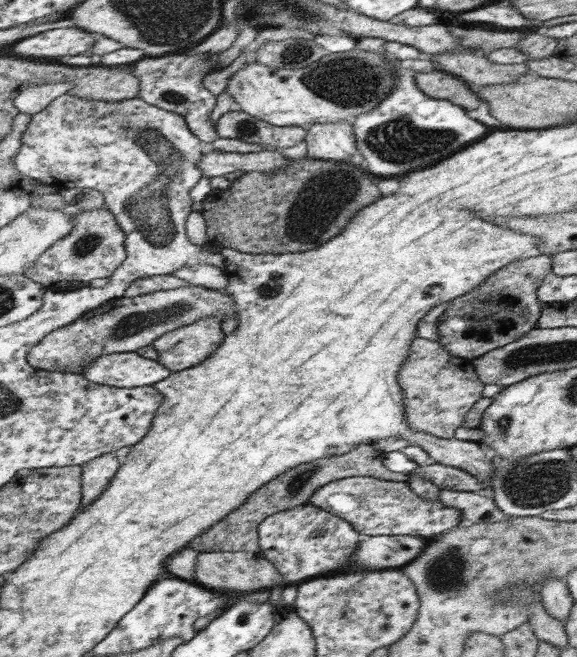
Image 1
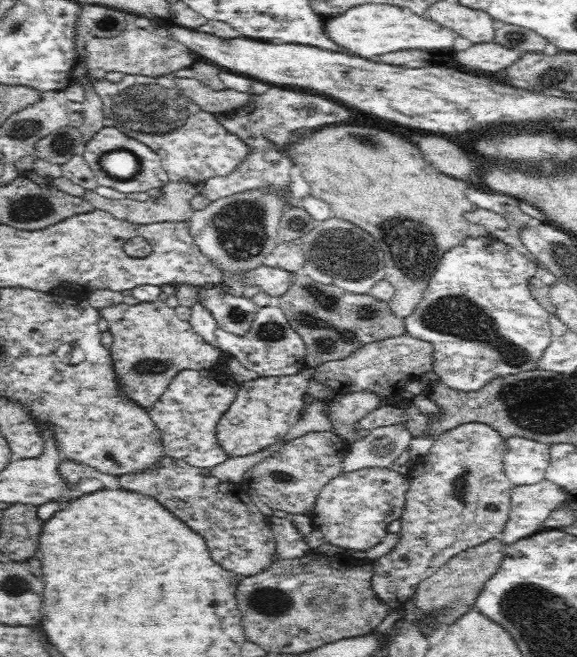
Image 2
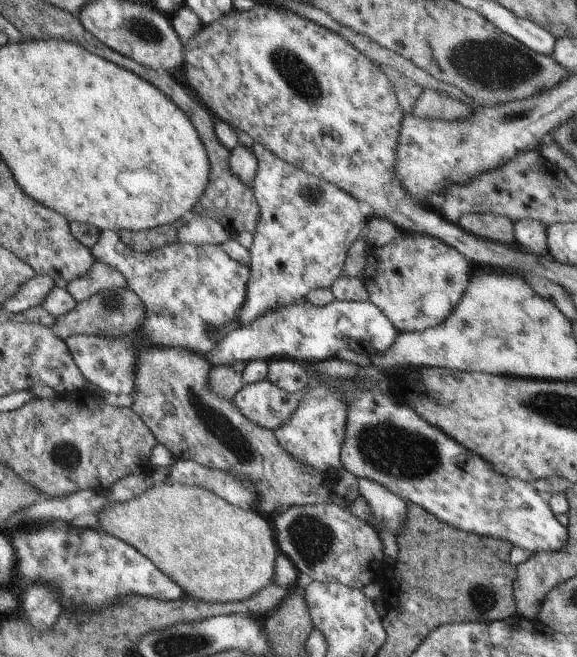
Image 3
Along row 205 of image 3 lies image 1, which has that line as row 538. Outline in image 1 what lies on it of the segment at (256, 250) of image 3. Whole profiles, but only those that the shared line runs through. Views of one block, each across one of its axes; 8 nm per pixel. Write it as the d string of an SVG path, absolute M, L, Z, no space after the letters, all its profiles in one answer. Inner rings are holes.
M310 502L268 517L259 525L258 536L260 556L270 562L276 570L280 570L279 574L286 584L318 578L342 568L355 552L356 546L368 538L368 536L360 535L350 522L343 520L343 517L334 516L326 509Z

